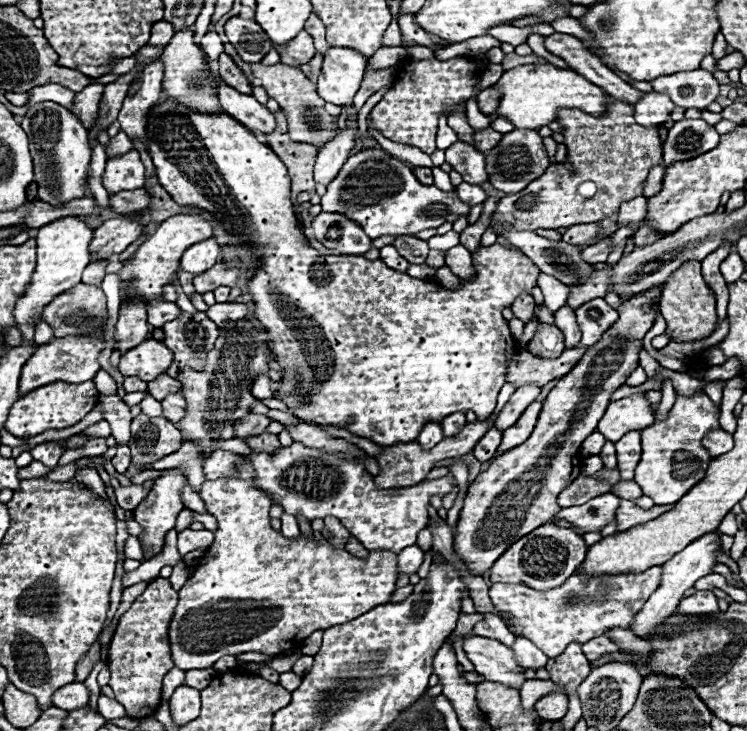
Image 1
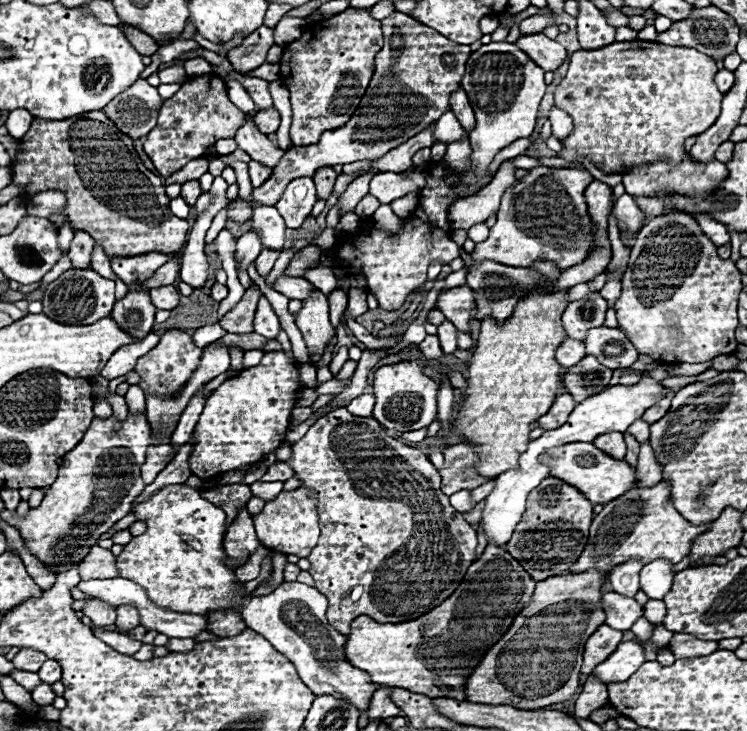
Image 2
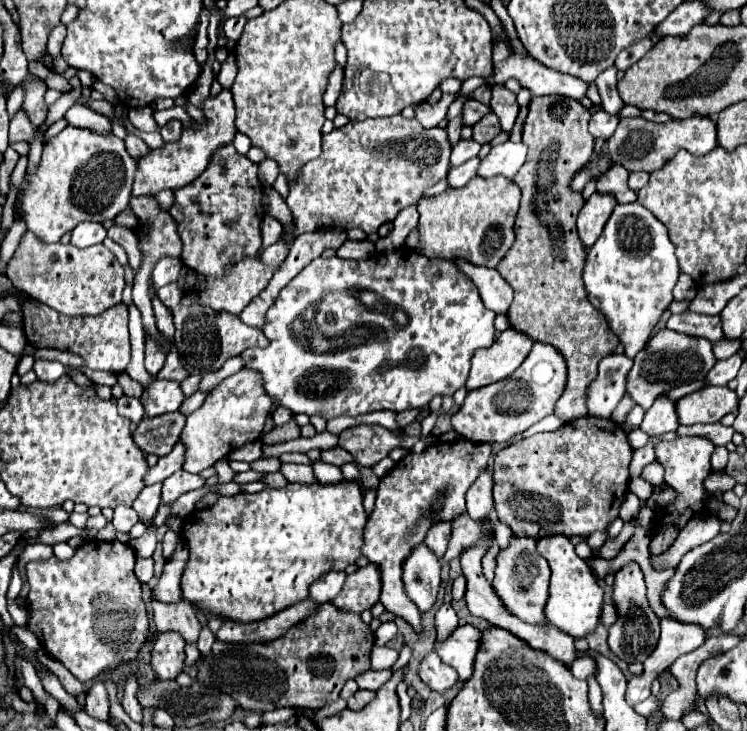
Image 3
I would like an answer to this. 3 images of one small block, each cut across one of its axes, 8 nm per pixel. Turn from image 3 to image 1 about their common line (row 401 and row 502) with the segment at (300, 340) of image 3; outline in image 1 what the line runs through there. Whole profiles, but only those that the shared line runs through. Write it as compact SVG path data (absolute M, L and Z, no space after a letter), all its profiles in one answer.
M294 442L292 446L282 446L272 454L252 450L250 456L242 456L228 450L216 450L204 462L204 474L208 480L228 478L230 474L234 474L234 462L242 460L250 462L250 466L254 468L254 484L260 490L266 490L272 502L282 506L286 514L302 516L308 522L316 518L336 516L348 528L348 532L370 552L390 550L398 554L402 548L416 544L418 532L426 528L430 520L430 498L444 498L456 488L454 478L448 474L444 478L422 480L406 488L378 490L364 464L346 460L342 454L330 454L322 448L308 448L300 442Z

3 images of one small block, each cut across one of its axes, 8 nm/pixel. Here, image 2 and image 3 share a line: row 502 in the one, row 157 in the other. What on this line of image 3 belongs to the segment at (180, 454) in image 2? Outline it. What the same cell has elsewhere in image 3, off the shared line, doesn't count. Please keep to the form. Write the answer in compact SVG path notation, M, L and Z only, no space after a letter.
M128 134L124 138L124 144L126 144L126 150L130 152L130 156L134 156L134 158L144 156L144 152L150 152L150 148L138 136L132 136L132 134Z

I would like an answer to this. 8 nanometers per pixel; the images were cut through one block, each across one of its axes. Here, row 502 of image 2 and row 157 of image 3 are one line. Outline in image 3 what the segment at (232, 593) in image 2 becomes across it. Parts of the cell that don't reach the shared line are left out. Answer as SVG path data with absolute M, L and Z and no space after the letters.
M222 90L216 98L208 98L202 104L204 112L204 124L198 124L192 120L190 128L182 130L182 136L178 142L166 142L162 148L156 148L148 152L146 156L136 160L136 176L132 184L132 196L154 196L160 190L178 190L192 180L196 180L208 166L212 154L228 144L234 142L236 136L236 110L234 100L228 90Z

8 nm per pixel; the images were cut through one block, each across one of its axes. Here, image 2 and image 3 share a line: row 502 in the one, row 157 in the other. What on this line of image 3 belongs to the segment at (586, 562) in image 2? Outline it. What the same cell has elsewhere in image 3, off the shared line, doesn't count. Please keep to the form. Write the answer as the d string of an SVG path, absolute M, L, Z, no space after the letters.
M696 116L686 120L670 120L664 124L648 122L644 118L622 118L616 132L606 142L610 166L620 164L628 172L648 172L648 174L660 170L682 148L696 156L712 152L712 148L716 148L716 124L710 118Z

